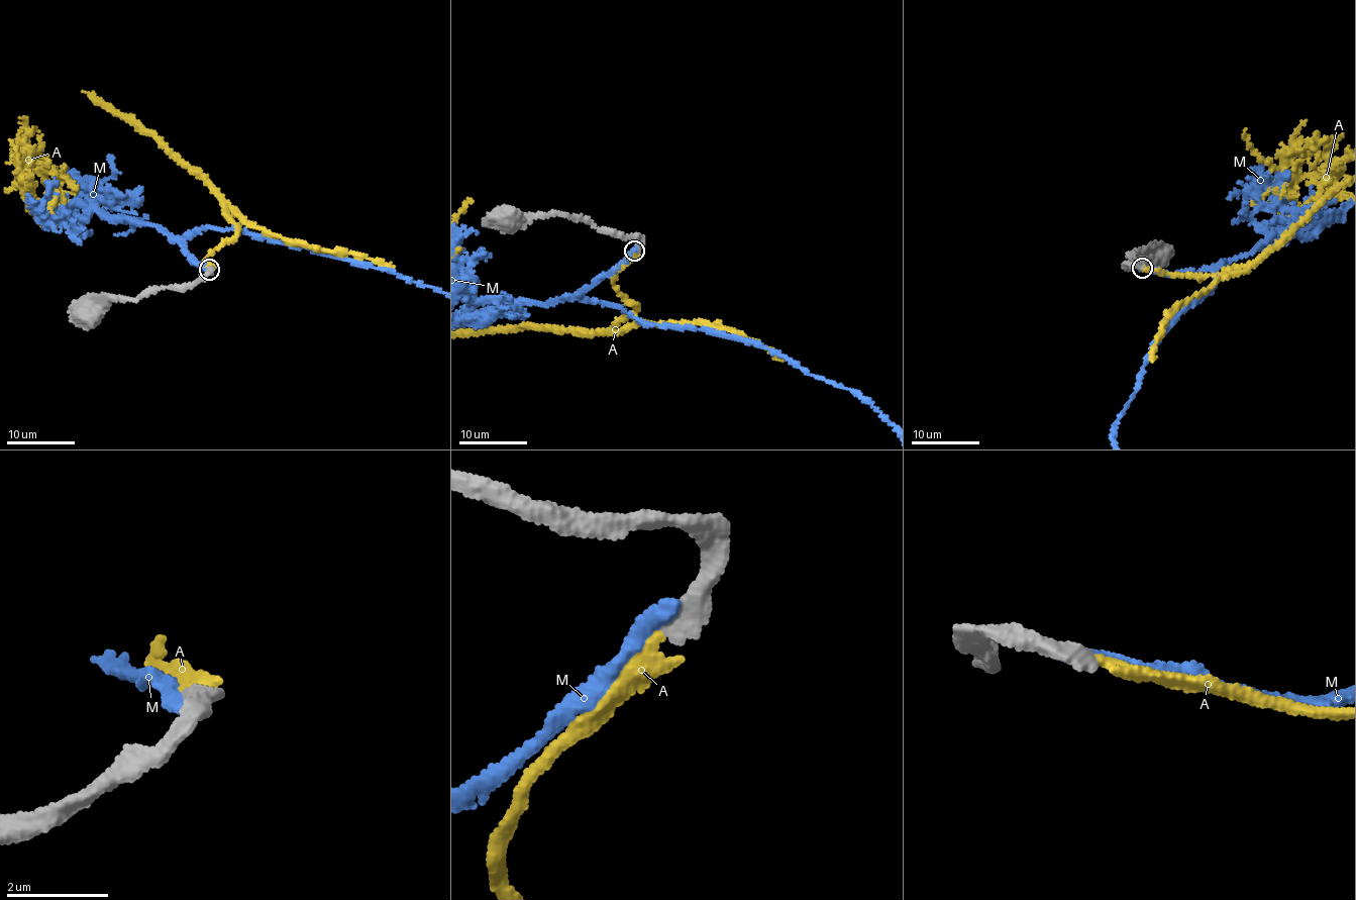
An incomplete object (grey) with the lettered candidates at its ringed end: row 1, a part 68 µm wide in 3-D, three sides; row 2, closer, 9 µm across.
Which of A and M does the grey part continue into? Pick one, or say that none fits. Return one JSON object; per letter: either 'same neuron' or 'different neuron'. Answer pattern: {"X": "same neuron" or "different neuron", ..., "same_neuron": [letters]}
{"A": "same neuron", "M": "different neuron", "same_neuron": ["A"]}

